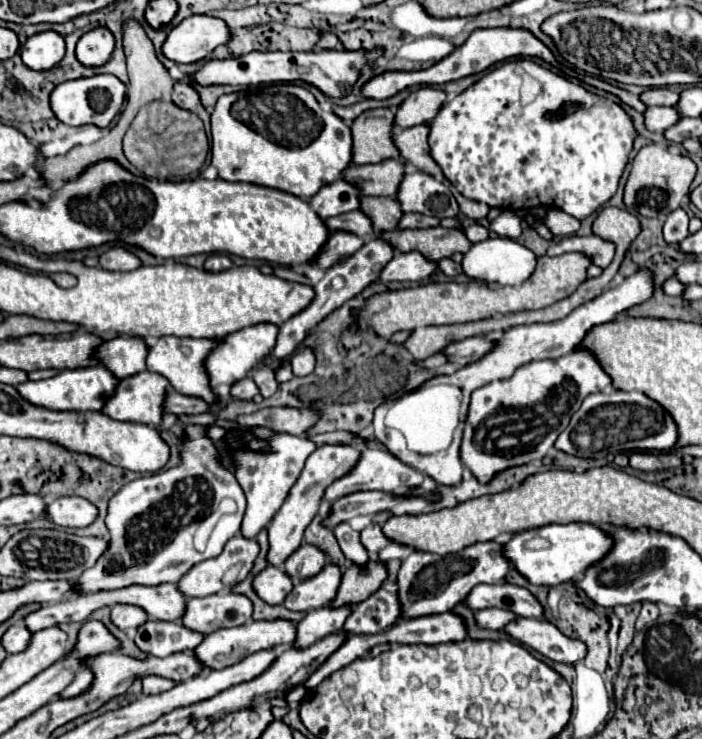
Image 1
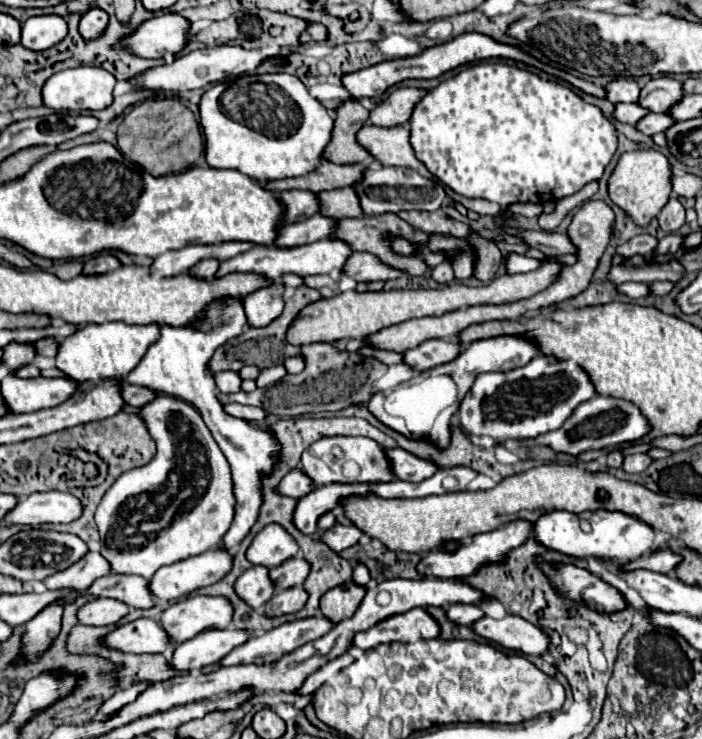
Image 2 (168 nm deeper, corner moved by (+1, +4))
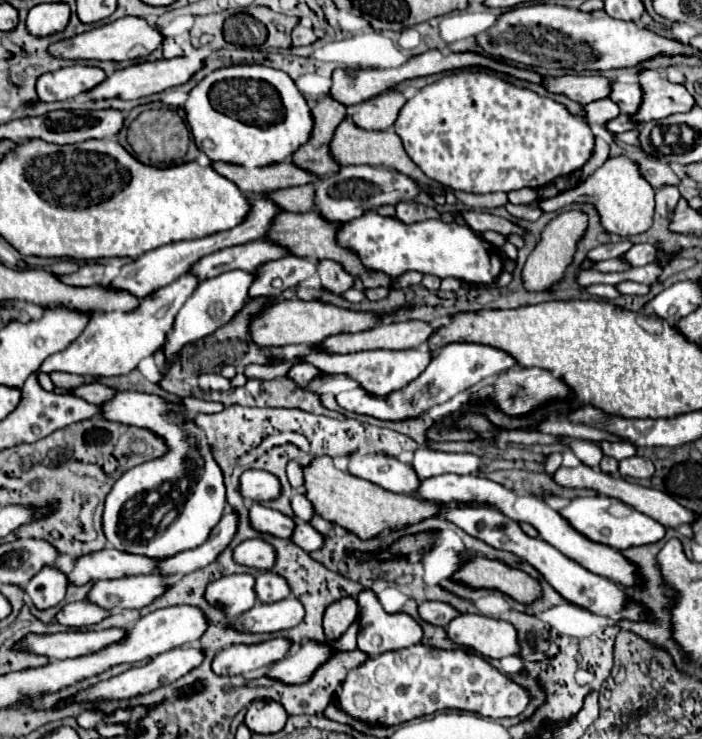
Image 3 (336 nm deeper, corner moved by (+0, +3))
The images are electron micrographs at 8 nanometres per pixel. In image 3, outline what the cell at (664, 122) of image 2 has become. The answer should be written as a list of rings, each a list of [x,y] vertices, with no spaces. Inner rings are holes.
[[[621,113],[619,117],[611,119],[605,123],[605,129],[611,131],[611,133],[623,133],[623,131],[629,131],[629,129],[637,129],[637,125],[633,125],[627,117],[627,113]]]

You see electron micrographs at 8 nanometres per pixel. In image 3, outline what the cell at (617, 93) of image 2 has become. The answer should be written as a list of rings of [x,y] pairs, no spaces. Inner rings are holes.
[[[561,75],[561,77],[543,77],[541,85],[549,91],[549,93],[561,93],[577,103],[591,103],[597,99],[605,99],[607,97],[607,89],[611,89],[609,79],[605,77],[585,77],[585,75]]]

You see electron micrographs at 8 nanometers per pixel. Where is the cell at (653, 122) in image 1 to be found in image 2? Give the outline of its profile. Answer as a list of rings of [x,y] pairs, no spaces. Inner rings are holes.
[[[616,104],[614,118],[620,120],[620,122],[626,122],[626,124],[636,126],[646,114],[650,114],[650,110],[642,108],[640,104]]]

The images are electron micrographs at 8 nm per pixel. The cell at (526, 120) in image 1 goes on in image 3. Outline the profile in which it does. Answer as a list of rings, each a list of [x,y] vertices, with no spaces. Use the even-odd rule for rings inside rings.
[[[487,71],[451,73],[419,89],[399,111],[393,129],[401,137],[411,161],[427,177],[467,193],[509,193],[521,187],[539,189],[563,173],[581,169],[593,153],[593,133],[583,119],[571,115],[561,103],[529,89],[517,89]]]

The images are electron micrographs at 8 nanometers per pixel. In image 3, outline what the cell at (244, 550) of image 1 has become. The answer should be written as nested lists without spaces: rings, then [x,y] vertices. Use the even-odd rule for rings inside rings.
[[[135,575],[121,579],[95,581],[87,593],[87,601],[95,603],[107,611],[111,609],[141,609],[149,605],[159,593],[163,593],[163,577]]]

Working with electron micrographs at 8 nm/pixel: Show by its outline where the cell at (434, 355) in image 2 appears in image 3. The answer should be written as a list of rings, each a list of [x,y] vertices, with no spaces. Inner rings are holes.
[[[405,349],[405,351],[359,351],[347,355],[327,355],[327,353],[311,353],[307,357],[313,365],[317,365],[325,373],[343,373],[349,379],[357,381],[367,393],[375,397],[387,397],[393,391],[407,387],[419,373],[427,367],[431,359],[429,349]]]

